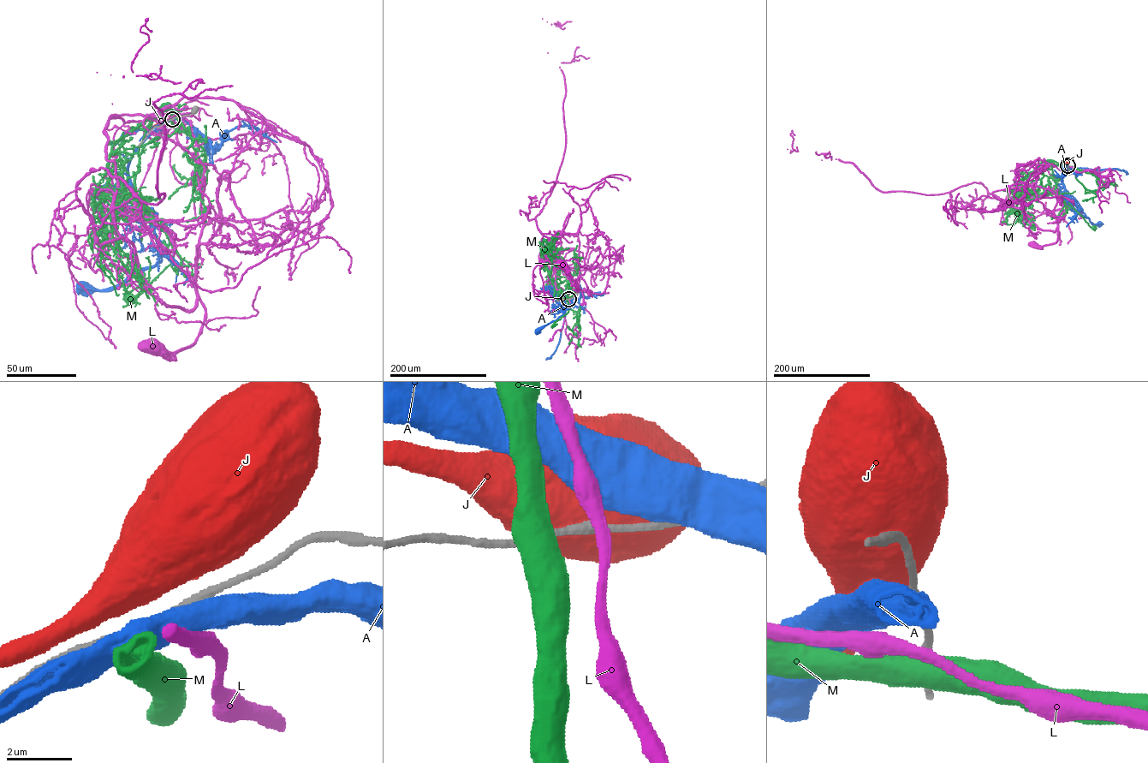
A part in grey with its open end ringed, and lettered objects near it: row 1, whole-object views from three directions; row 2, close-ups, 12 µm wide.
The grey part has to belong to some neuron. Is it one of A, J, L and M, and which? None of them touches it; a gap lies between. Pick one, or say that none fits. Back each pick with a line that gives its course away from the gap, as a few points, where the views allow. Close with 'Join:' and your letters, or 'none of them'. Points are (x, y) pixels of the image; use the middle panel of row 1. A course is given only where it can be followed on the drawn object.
Join: none of them

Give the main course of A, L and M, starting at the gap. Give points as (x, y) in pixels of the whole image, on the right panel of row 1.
A: (1067, 165), (1061, 178), (1072, 206), (1093, 224), (1099, 223)
L: (1067, 165), (1026, 165), (1013, 180), (1010, 205), (1039, 229), (1057, 229), (1055, 242), (1034, 244)
M: (1067, 165), (1049, 160), (1053, 175), (1059, 178), (1055, 193), (1061, 194), (1093, 228)

